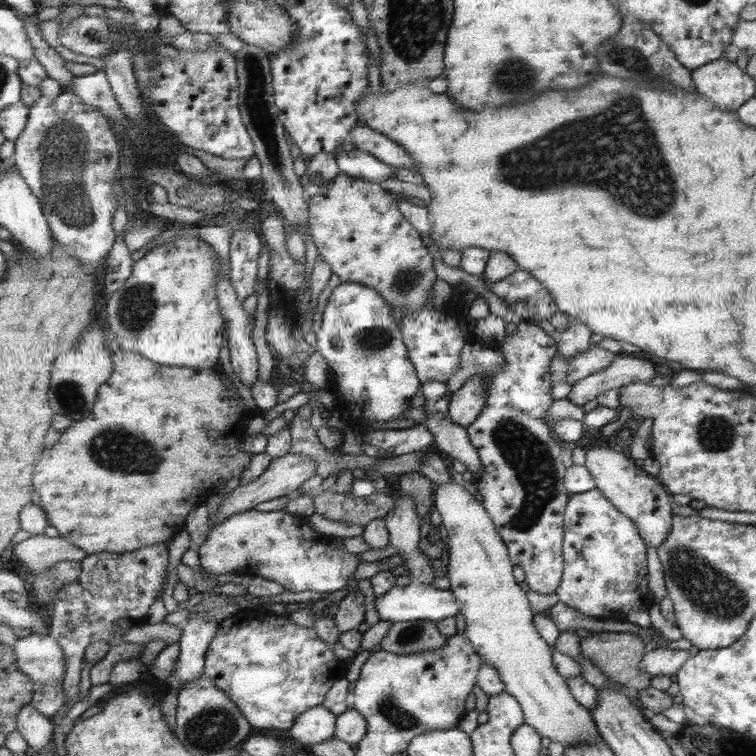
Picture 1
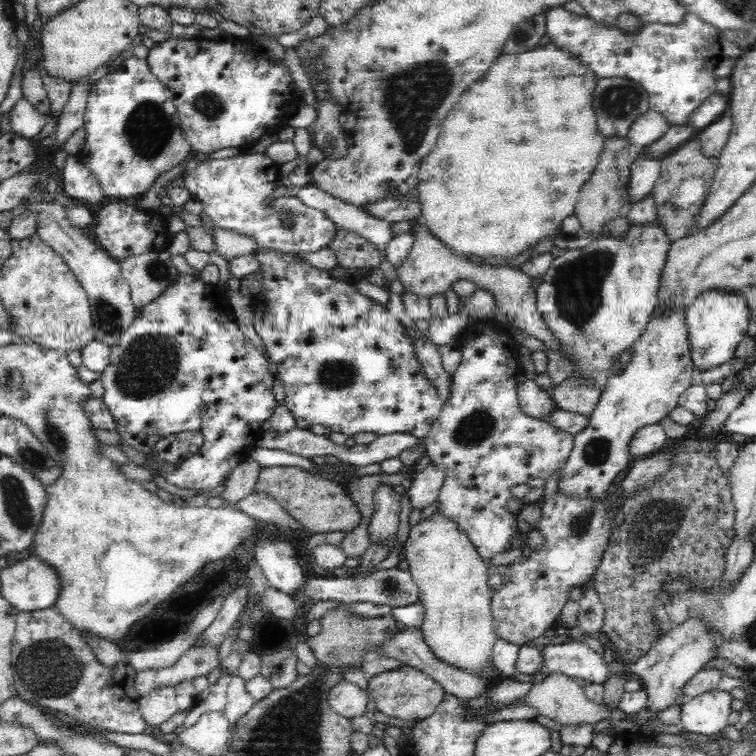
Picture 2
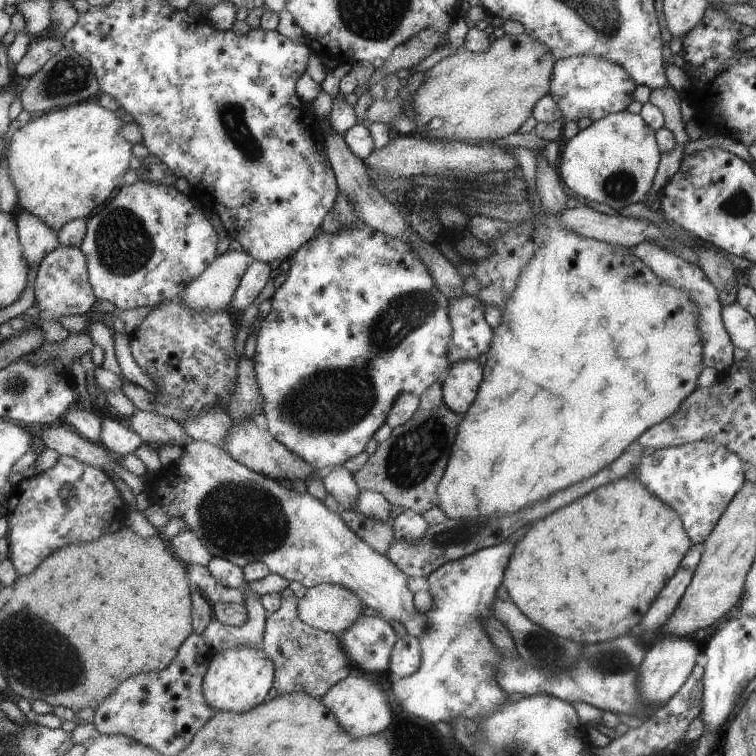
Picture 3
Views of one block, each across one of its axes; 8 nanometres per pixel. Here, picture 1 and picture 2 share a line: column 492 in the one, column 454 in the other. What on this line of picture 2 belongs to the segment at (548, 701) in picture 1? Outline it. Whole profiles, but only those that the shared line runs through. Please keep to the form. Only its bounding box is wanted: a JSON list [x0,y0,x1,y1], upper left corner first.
[405,515,496,673]

